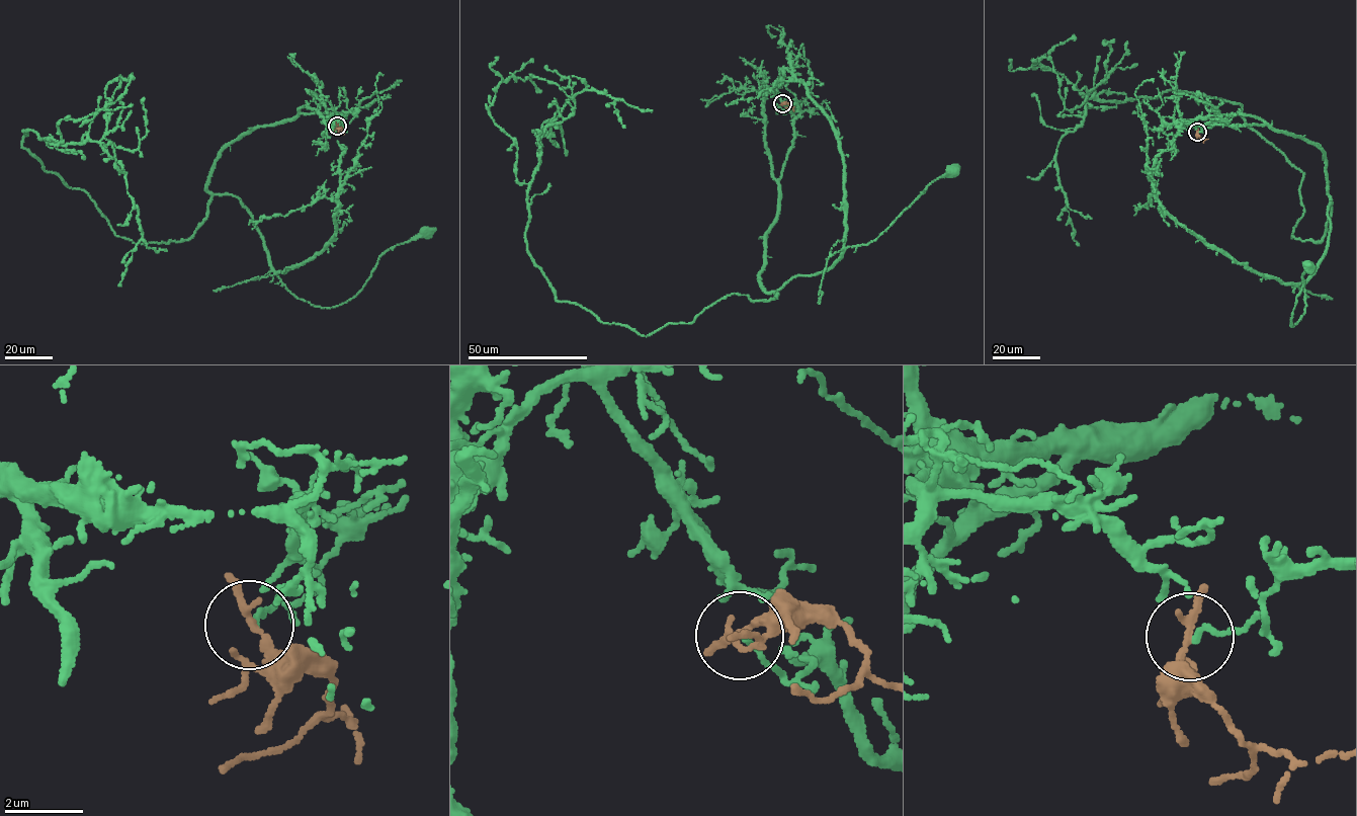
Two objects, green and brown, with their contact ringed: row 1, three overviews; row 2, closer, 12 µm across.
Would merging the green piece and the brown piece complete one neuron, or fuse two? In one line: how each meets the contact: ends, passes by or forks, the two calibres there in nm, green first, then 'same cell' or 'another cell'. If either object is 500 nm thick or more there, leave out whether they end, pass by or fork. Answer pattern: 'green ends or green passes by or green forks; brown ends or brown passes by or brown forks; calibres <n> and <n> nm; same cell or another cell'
green passes by; brown passes by; calibres 90 and 180 nm; another cell

